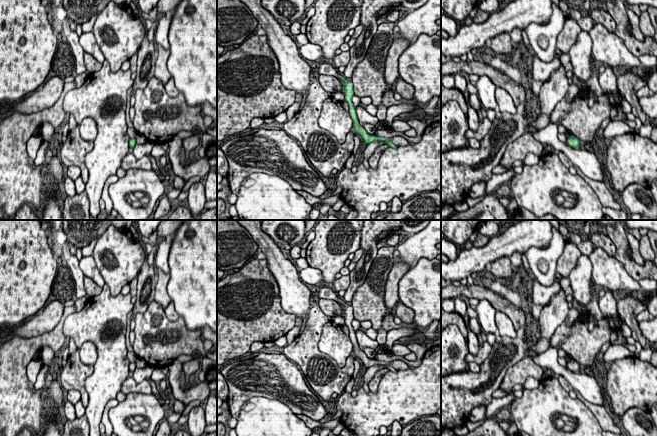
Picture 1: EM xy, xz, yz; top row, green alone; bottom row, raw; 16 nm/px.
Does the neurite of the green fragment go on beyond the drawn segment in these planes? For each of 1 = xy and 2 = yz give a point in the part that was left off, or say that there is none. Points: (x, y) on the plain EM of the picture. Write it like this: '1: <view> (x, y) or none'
1: none
2: none

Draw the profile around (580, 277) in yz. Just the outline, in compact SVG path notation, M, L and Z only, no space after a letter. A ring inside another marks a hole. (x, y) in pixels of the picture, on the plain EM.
M582 254L577 260L576 267L569 274L569 279L572 289L572 296L575 300L585 306L587 306L593 298L591 290L591 274L592 264L588 258L588 255Z

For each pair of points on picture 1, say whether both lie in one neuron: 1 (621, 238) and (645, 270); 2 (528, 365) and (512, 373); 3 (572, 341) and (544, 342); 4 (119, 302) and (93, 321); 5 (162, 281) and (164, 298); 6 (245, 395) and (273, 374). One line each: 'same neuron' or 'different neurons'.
1: same neuron
2: same neuron
3: different neurons
4: same neuron
5: same neuron
6: same neuron

